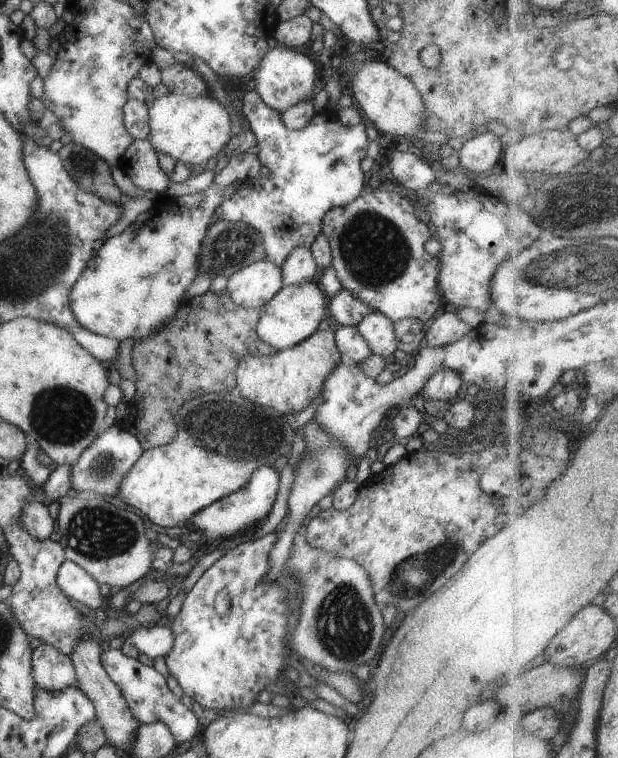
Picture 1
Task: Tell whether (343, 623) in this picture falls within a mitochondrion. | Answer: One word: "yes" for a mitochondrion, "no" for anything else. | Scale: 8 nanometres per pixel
yes

